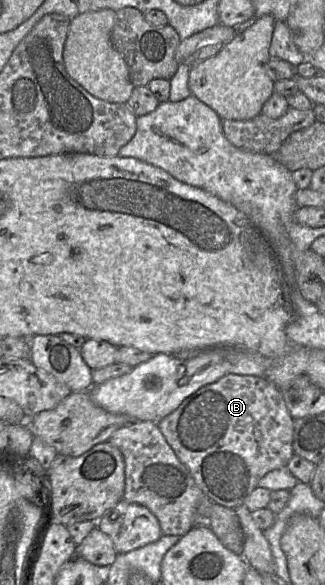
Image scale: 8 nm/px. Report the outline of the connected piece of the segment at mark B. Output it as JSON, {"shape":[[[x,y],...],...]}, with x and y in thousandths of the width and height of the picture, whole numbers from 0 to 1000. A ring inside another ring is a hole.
{"shape":[[[698,639],[668,651],[618,662],[600,672],[575,679],[520,709],[483,721],[486,732],[520,762],[532,768],[548,786],[578,802],[600,827],[655,862],[698,868],[726,870],[748,862],[748,856],[791,832],[794,822],[825,807],[871,800],[902,779],[902,738],[905,718],[886,704],[871,670],[818,644],[778,641]]]}

